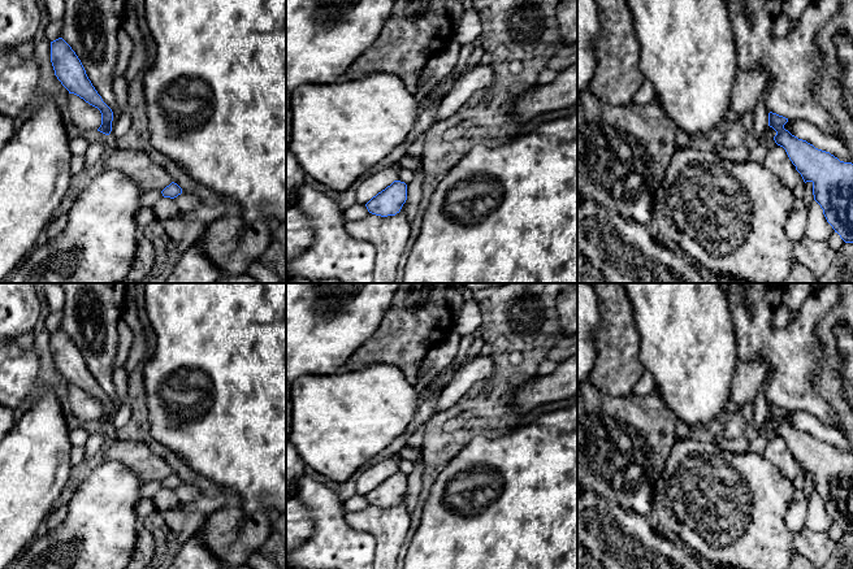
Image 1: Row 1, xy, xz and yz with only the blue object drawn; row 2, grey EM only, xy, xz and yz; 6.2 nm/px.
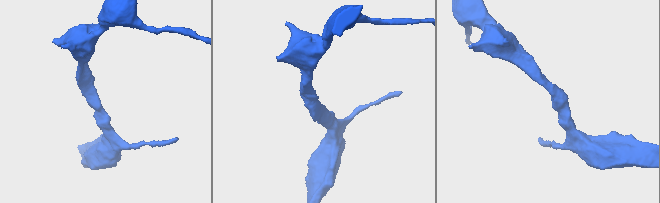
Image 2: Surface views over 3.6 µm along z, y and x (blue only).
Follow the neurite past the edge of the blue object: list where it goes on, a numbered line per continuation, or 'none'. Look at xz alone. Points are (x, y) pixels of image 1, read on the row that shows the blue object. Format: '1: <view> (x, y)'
none

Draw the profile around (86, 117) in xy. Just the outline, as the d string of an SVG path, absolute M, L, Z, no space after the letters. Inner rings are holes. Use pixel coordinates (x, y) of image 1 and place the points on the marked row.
M74 94L68 95L68 110L72 122L82 131L96 131L101 125L101 113Z

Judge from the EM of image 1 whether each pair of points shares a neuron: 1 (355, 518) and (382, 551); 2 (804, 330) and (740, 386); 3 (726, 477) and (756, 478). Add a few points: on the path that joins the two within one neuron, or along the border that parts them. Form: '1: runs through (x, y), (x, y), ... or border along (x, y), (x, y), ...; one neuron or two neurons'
1: runs through (366, 521), (382, 537), (382, 541); one neuron
2: border along (739, 357), (741, 360), (762, 359), (767, 366); two neurons
3: runs through (734, 477), (741, 476), (748, 478); one neuron

